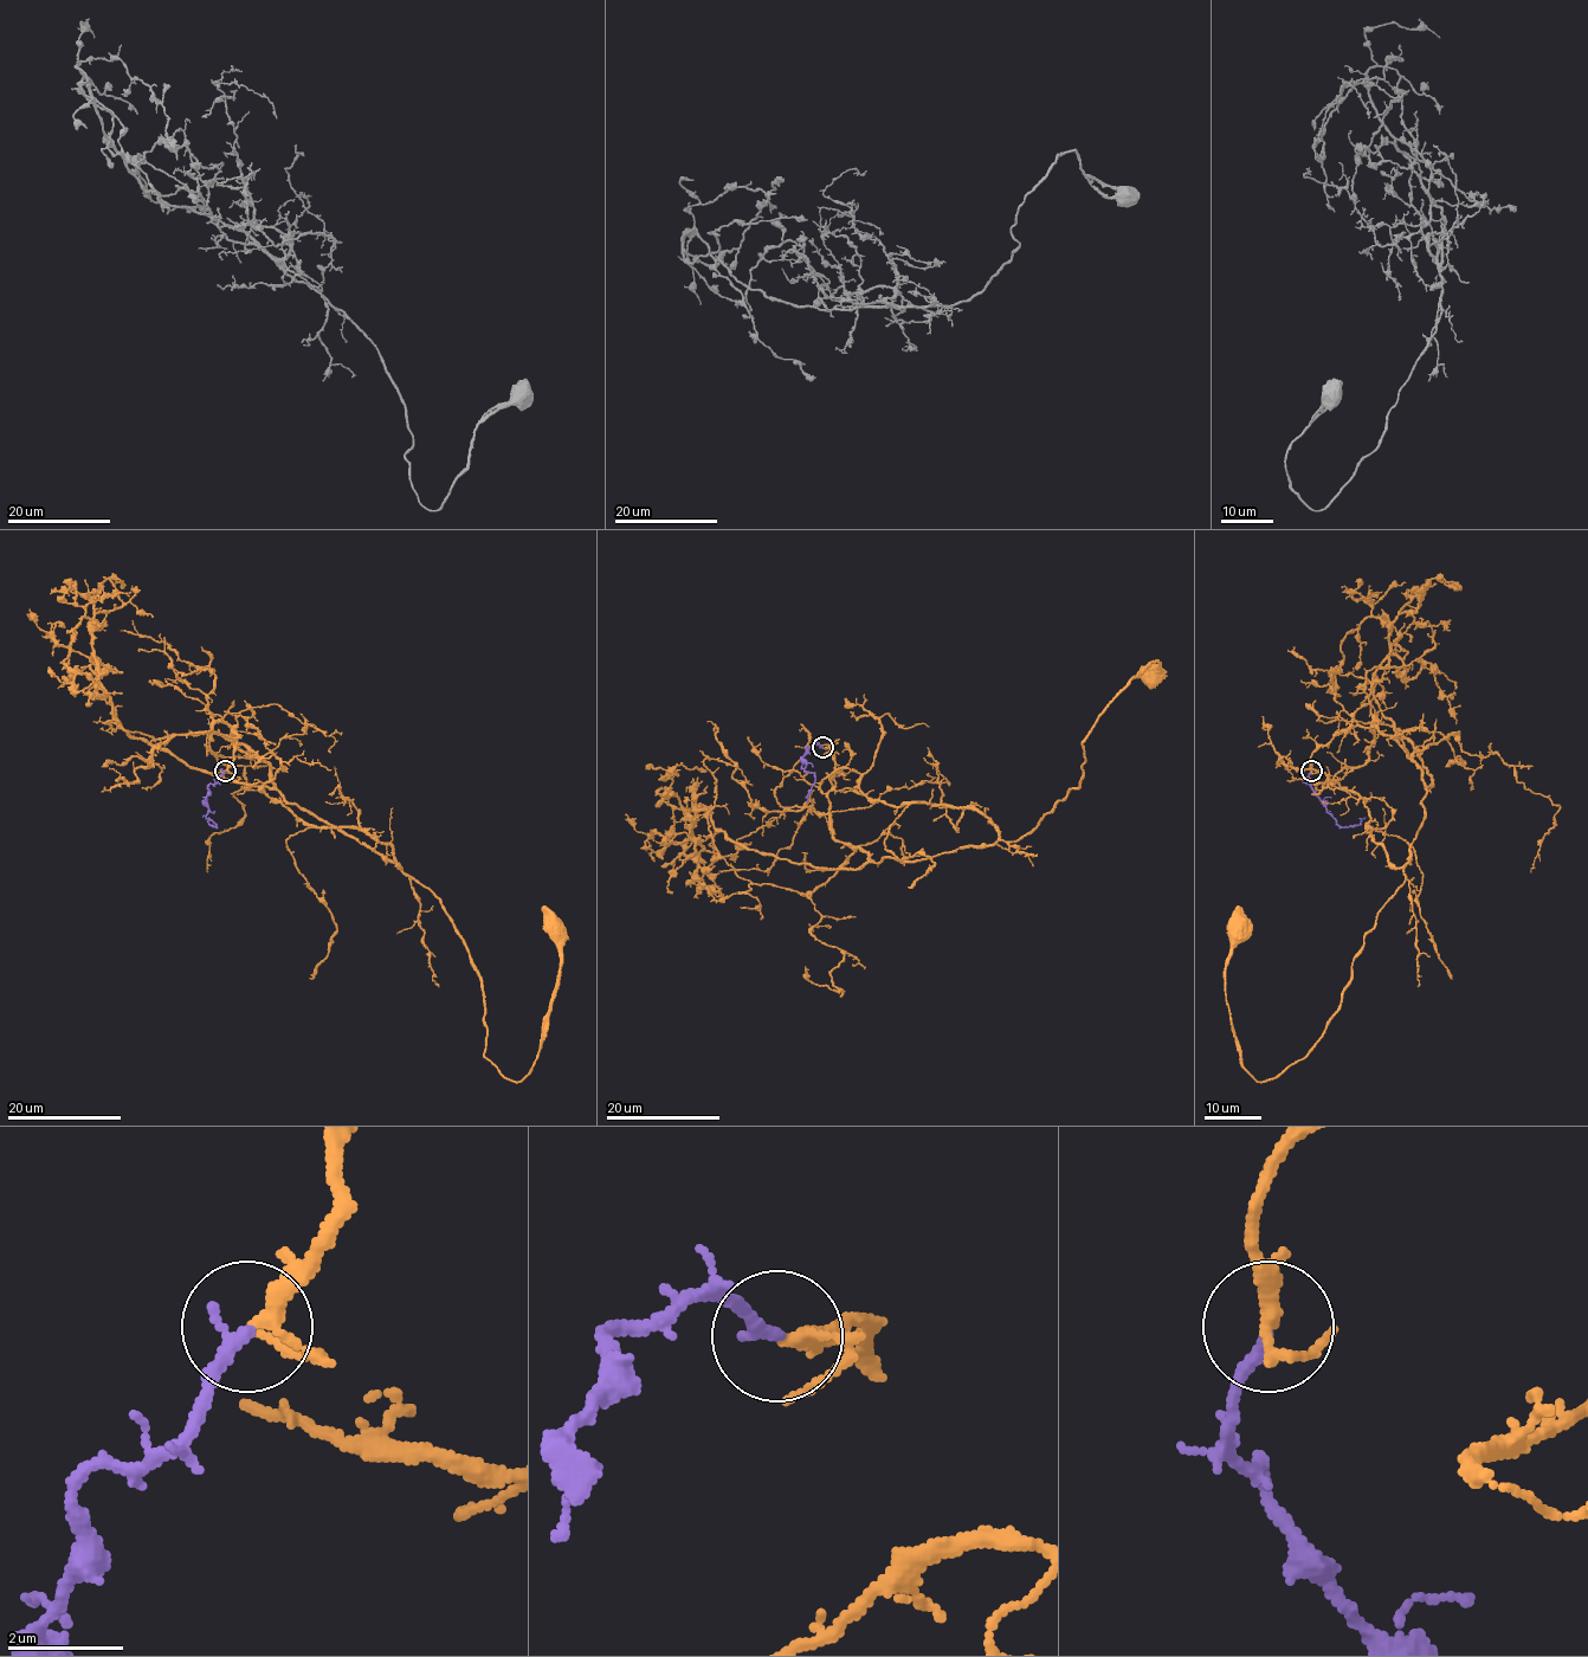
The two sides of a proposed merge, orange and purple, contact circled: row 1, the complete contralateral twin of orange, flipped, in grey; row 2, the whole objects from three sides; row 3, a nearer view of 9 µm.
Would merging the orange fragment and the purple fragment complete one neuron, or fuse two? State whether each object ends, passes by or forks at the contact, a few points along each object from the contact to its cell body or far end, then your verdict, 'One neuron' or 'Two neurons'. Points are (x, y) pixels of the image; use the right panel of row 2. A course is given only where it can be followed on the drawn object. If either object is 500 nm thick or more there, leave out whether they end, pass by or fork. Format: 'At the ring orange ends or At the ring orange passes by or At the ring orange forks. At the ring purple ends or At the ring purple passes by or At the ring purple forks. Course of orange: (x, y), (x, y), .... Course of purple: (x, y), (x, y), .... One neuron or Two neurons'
At the ring orange passes by. At the ring purple ends. Course of orange: (1311, 769), (1336, 735), (1375, 727), (1419, 766), (1422, 820), (1323, 1037), (1257, 1081), (1226, 994), (1241, 929). Course of purple: (1311, 769), (1308, 781), (1311, 790), (1341, 827), (1356, 825), (1366, 817). One neuron

